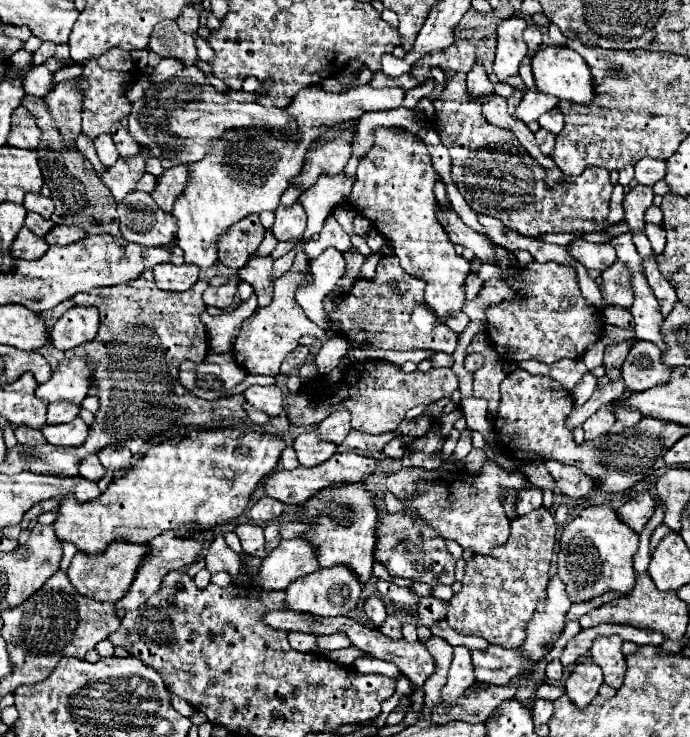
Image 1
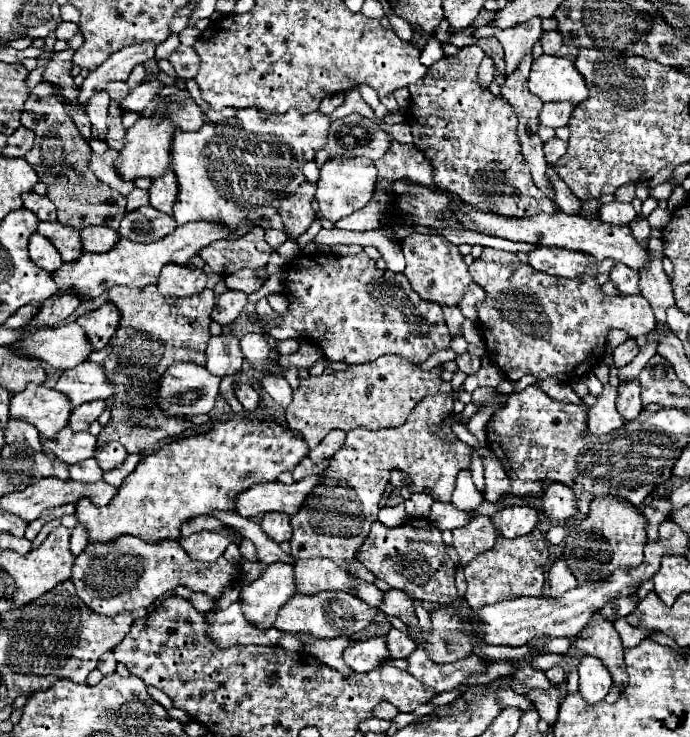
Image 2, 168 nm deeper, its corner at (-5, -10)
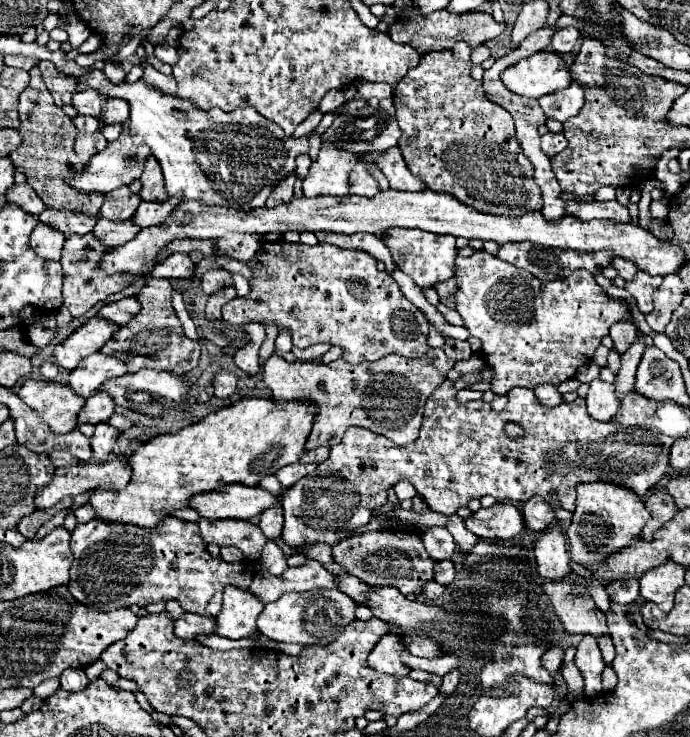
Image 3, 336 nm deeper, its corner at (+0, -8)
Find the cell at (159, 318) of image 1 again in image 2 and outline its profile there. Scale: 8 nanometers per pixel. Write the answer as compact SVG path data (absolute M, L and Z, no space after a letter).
M117 286L107 292L107 298L121 314L119 328L103 350L91 352L87 358L103 366L107 380L115 388L111 420L97 436L97 446L103 446L105 442L121 442L129 454L143 456L157 450L157 438L165 442L167 438L175 438L185 430L197 428L197 424L191 420L183 416L167 416L157 408L157 378L161 378L161 374L165 374L173 362L205 364L205 346L211 338L209 322L215 306L215 294L213 290L205 288L201 294L191 298L173 300L163 298L157 292L157 286Z

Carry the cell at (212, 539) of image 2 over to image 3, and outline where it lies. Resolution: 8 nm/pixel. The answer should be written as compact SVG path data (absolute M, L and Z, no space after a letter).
M200 520L200 534L206 544L234 546L246 558L260 558L266 544L266 536L260 528L248 520Z

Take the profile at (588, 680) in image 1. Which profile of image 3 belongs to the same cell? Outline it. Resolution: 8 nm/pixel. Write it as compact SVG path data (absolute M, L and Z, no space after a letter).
M584 636L584 638L582 638L582 642L578 644L574 662L576 662L576 666L580 668L580 672L584 674L584 682L586 682L584 694L586 694L588 698L600 694L600 692L602 692L600 674L602 674L602 670L604 670L604 662L602 662L600 648L598 648L598 644L596 644L596 640L594 640L592 636Z

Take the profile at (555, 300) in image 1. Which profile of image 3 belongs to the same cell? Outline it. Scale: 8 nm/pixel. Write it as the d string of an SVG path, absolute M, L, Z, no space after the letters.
M482 252L470 258L458 254L454 276L458 280L456 290L456 312L462 316L462 326L468 332L482 340L482 354L488 366L492 368L492 392L494 394L508 394L512 388L530 388L534 390L540 384L558 386L564 380L574 378L576 370L590 362L600 340L608 334L608 328L630 316L630 306L624 300L608 298L602 288L594 282L590 272L576 270L572 276L564 280L538 280L528 272L498 260L496 256Z

